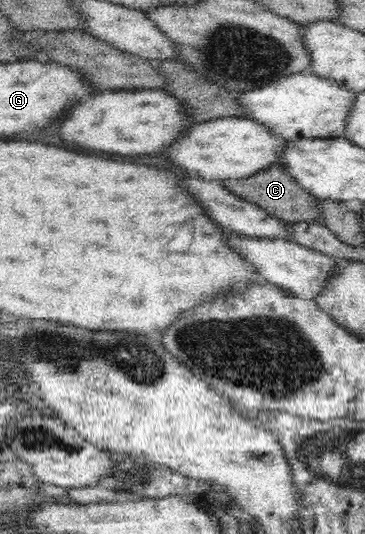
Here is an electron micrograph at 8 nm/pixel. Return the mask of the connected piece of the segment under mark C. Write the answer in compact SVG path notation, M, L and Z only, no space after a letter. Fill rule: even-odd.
M273 165L270 169L258 172L256 175L244 179L224 180L225 187L231 193L239 196L251 204L255 204L271 215L280 217L289 224L307 222L322 223L323 211L321 211L321 200L311 195L307 189L299 185L292 174L289 174L280 165Z

